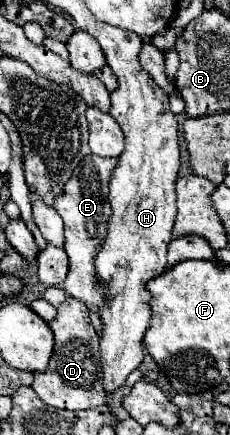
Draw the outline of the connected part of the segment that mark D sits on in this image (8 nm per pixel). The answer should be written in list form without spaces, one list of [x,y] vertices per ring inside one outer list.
[[[66,298],[58,306],[58,314],[48,322],[54,332],[54,354],[50,358],[46,372],[34,372],[34,392],[42,402],[54,408],[64,410],[86,410],[106,404],[106,394],[102,388],[102,366],[100,366],[100,350],[98,350],[98,334],[90,322],[88,308],[74,300]]]

